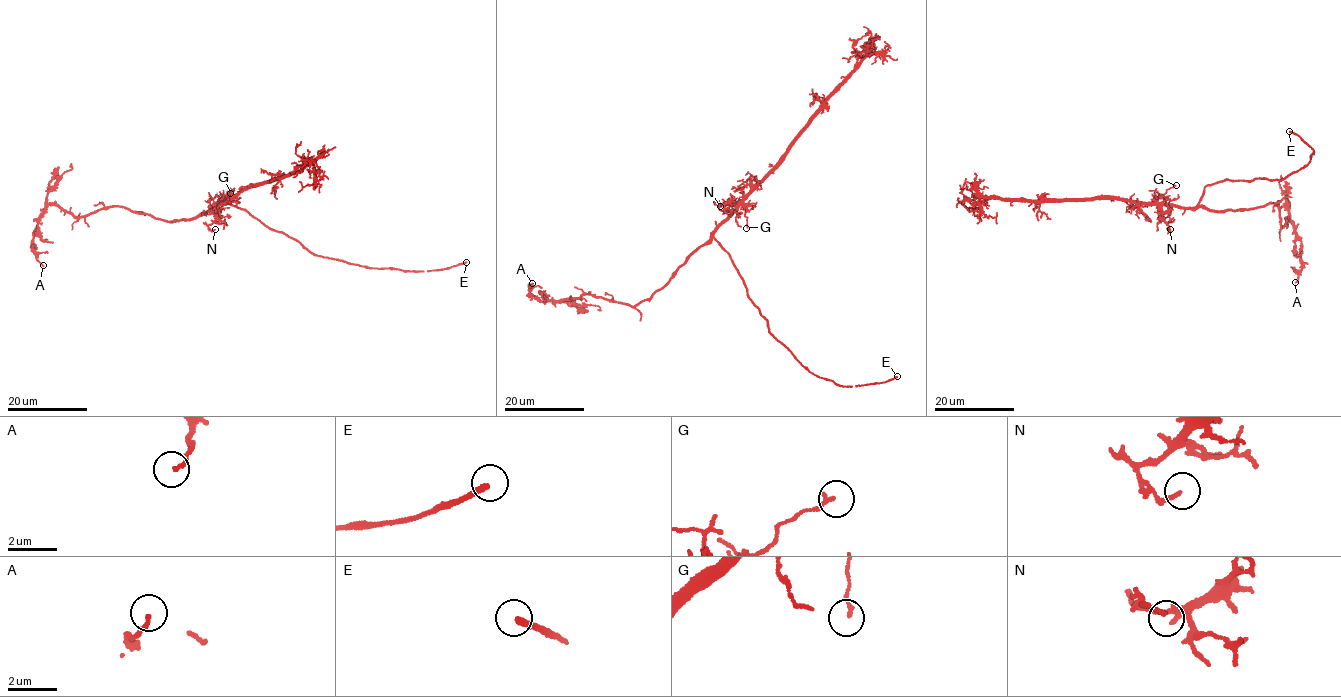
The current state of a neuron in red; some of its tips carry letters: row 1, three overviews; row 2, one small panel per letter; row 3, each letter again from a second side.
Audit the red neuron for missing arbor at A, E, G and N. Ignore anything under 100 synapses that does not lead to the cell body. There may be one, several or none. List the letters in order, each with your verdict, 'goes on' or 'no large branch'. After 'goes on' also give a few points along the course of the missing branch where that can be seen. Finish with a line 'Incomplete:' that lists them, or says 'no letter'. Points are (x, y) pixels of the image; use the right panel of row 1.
A: no large branch
E: goes on; missing branch runs (1289, 131), (1275, 137), (1276, 147), (1273, 147)
G: no large branch
N: no large branch
Incomplete: E

